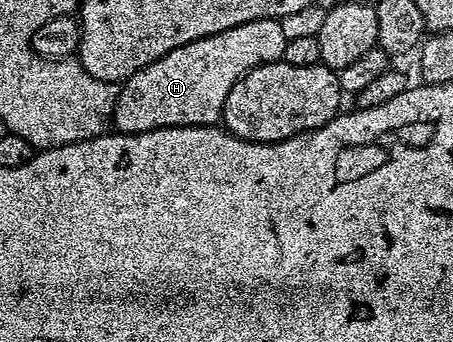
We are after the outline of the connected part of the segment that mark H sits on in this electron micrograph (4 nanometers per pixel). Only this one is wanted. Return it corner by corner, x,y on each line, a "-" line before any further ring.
258,19
245,21
245,25
237,25
233,29
225,29
225,33
213,33
213,37
201,37
197,41
189,41
189,45
181,45
165,57
142,67
133,77
129,77
120,86
118,95
114,96
115,113
113,127
124,135
145,133
153,129
166,127
213,127
223,118
225,97
229,97
229,89
237,85
247,71
260,67
263,63
277,63
285,53
287,39
281,31
278,19

